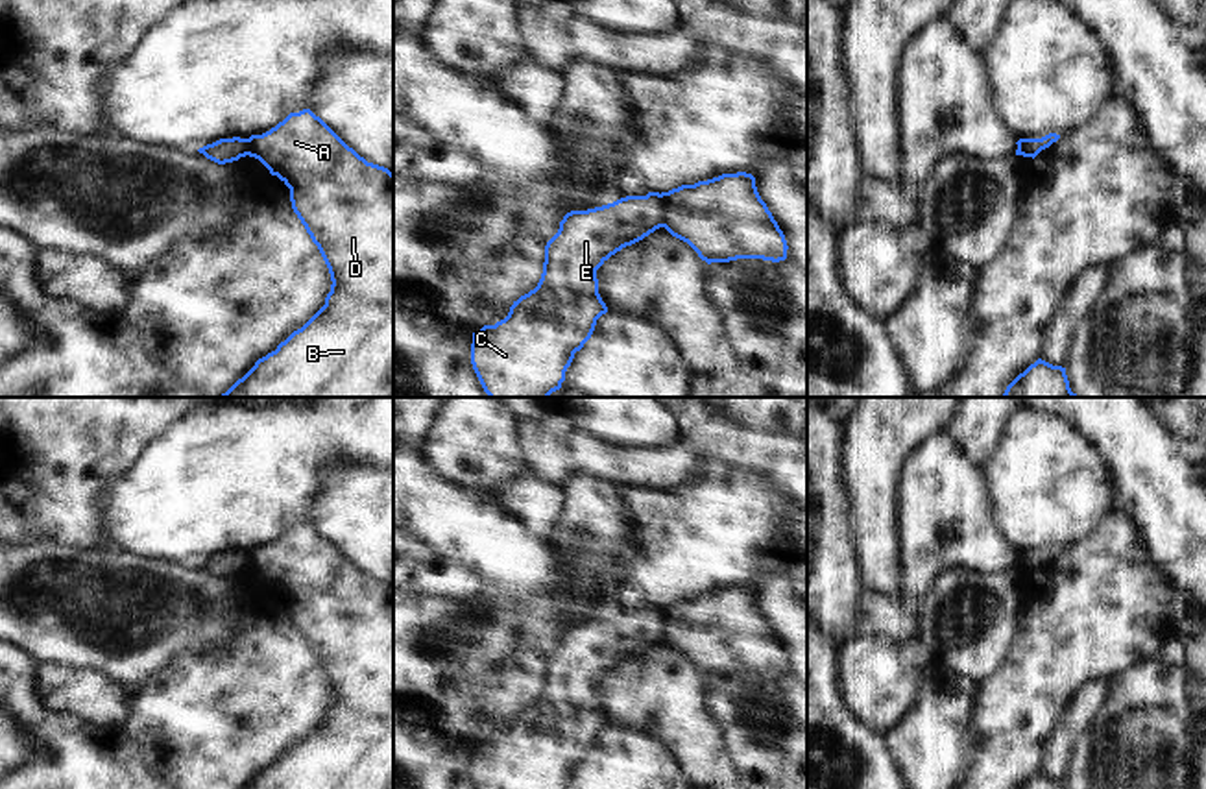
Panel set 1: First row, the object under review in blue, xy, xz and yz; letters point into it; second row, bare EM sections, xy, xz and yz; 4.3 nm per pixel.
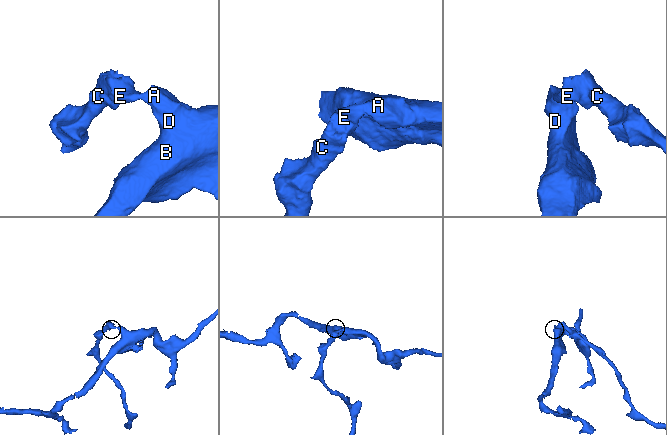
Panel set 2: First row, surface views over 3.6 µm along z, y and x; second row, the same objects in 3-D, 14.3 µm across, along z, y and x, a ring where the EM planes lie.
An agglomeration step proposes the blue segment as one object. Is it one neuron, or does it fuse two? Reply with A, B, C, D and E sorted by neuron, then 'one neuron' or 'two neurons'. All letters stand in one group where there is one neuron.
A B D / C E; two neurons

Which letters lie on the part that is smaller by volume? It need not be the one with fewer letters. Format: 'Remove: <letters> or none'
Remove: C, E

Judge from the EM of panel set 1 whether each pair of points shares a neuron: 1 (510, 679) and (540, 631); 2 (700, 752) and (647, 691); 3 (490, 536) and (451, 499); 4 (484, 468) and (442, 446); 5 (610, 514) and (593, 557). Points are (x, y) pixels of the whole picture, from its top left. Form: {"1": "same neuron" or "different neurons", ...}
{"1": "different neurons", "2": "same neuron", "3": "same neuron", "4": "same neuron", "5": "same neuron"}

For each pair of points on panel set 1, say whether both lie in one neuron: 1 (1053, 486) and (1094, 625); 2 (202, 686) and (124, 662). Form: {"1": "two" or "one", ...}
{"1": "two", "2": "two"}

